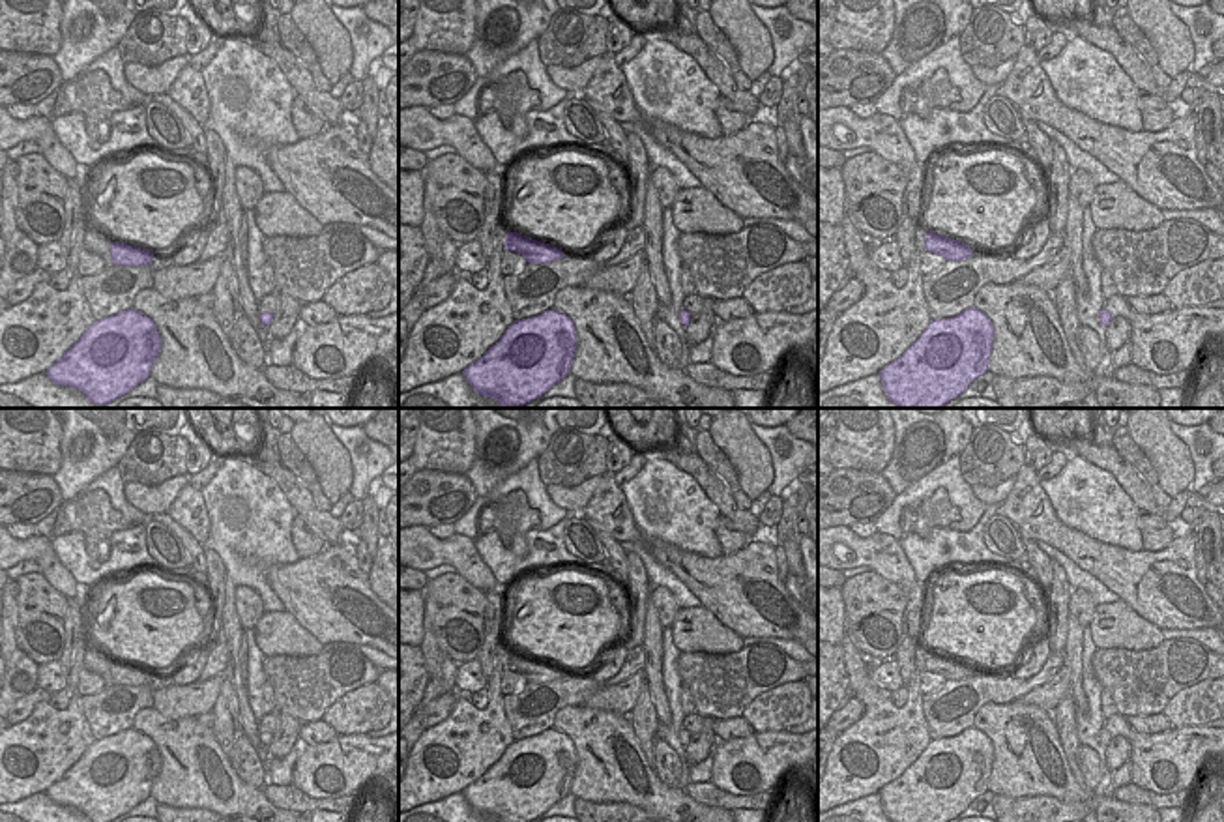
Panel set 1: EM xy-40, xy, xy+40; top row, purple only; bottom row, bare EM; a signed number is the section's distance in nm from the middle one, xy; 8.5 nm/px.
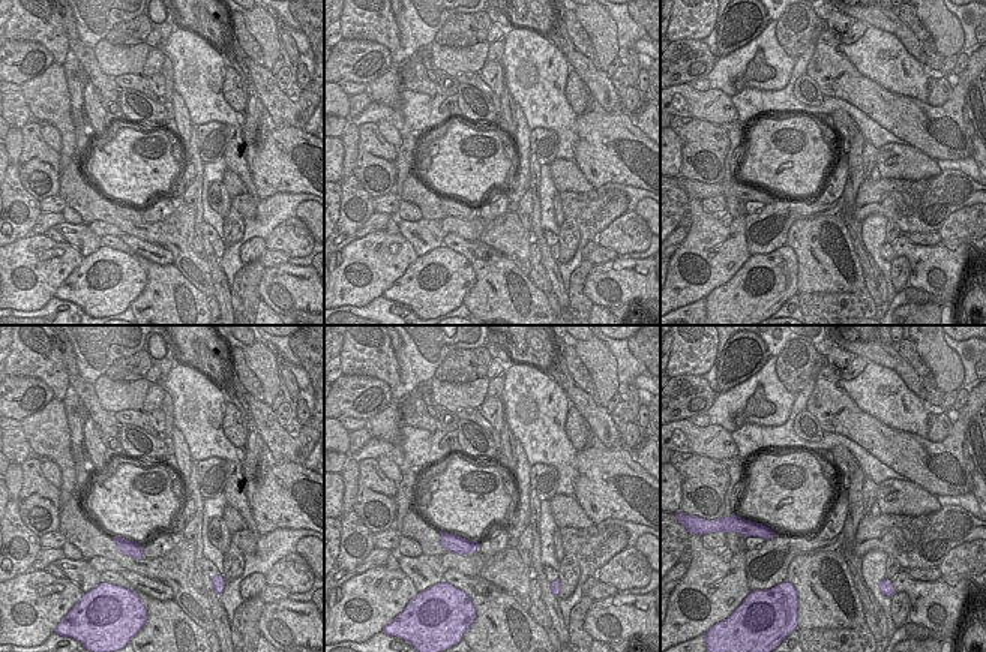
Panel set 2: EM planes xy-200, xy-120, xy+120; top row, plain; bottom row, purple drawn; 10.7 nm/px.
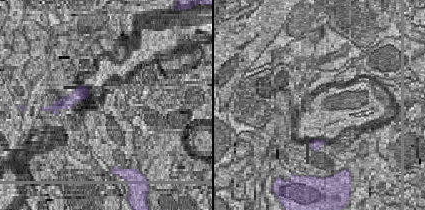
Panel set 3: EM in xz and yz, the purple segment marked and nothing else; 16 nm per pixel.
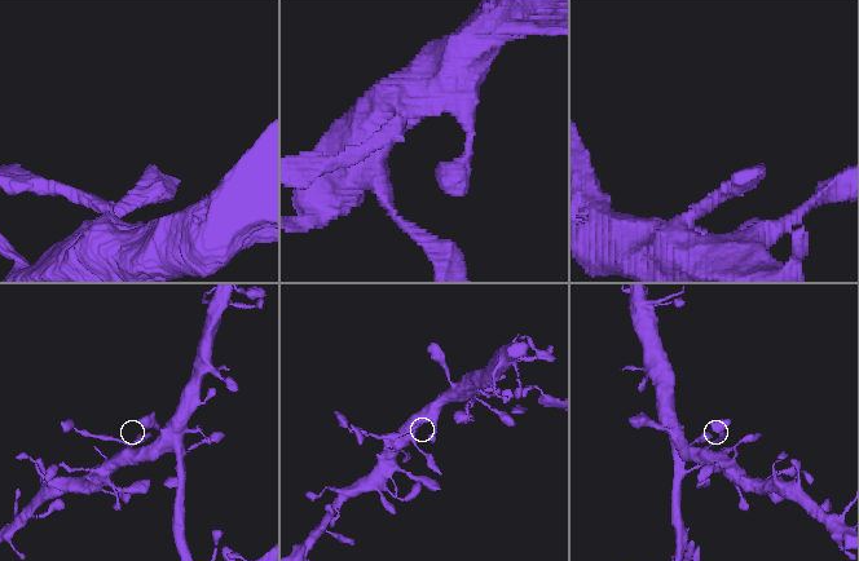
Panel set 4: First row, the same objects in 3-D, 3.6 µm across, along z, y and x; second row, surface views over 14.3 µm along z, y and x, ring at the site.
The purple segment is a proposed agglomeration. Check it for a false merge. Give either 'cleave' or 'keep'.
cleave

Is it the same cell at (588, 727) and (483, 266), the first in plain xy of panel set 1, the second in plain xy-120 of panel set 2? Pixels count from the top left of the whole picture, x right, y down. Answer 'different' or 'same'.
same

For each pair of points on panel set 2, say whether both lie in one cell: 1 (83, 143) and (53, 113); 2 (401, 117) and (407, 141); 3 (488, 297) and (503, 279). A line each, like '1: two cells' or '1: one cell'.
1: two cells
2: two cells
3: one cell

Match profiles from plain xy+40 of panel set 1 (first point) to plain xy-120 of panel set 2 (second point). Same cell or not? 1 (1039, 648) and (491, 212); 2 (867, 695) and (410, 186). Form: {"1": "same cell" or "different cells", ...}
{"1": "same cell", "2": "different cells"}

